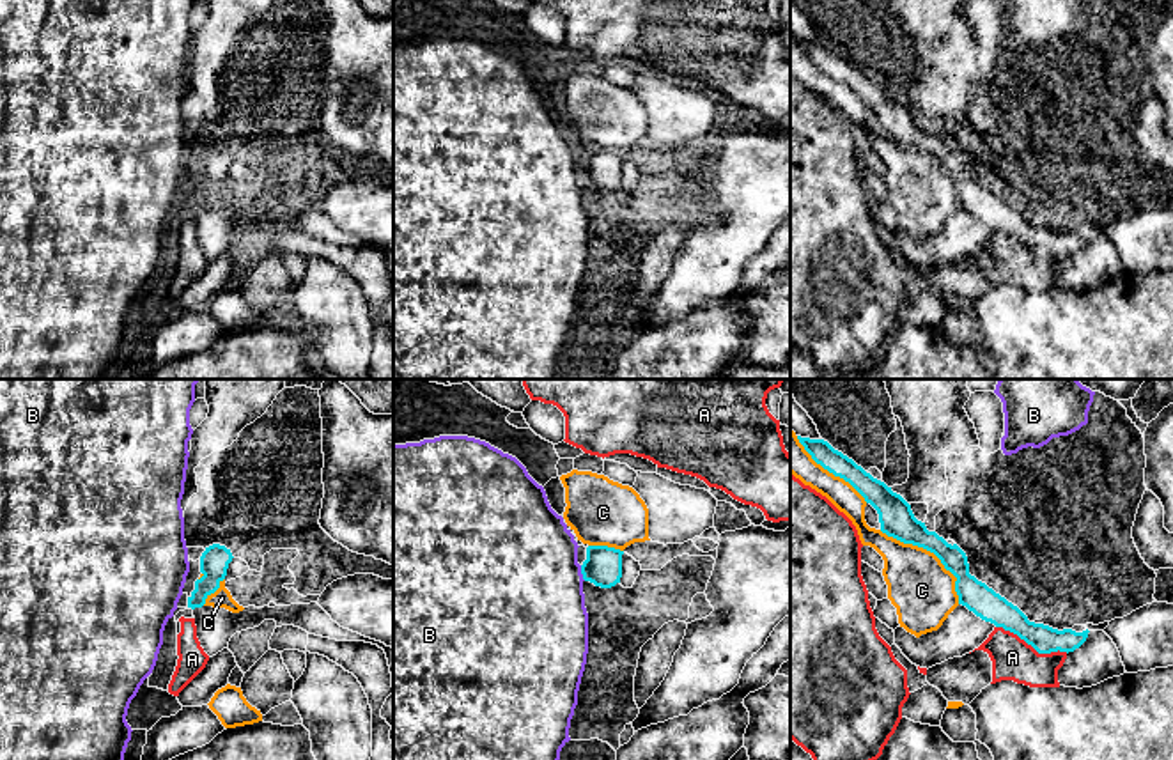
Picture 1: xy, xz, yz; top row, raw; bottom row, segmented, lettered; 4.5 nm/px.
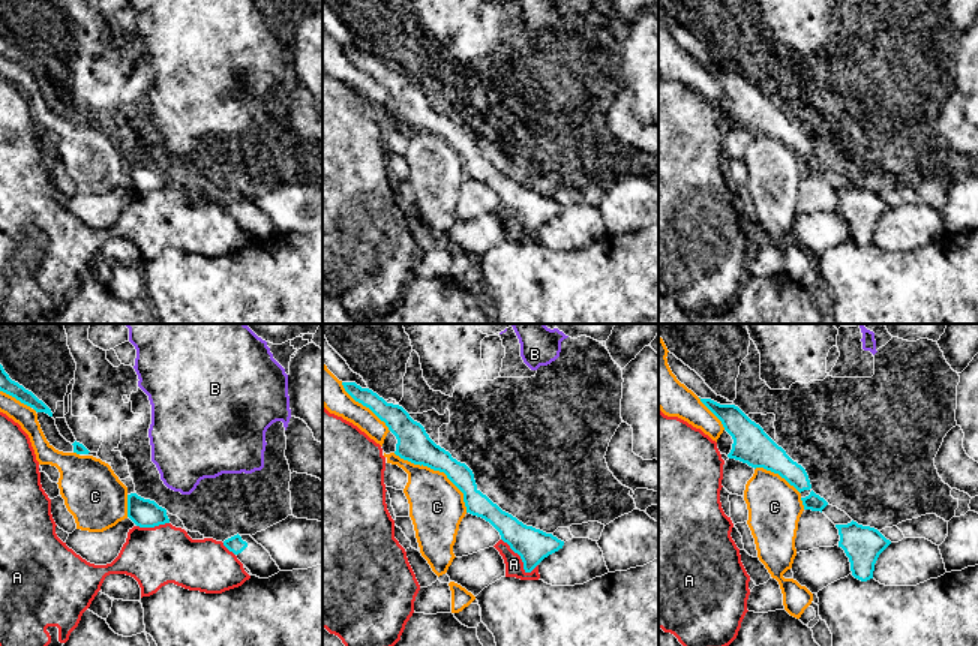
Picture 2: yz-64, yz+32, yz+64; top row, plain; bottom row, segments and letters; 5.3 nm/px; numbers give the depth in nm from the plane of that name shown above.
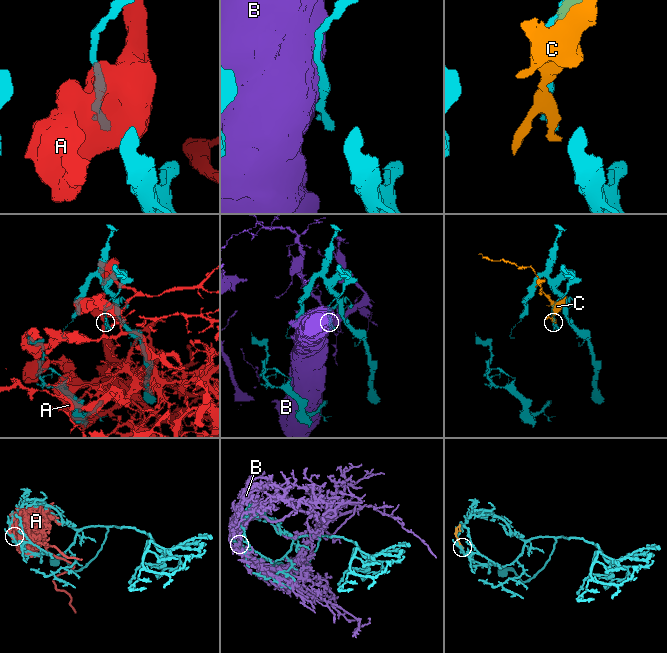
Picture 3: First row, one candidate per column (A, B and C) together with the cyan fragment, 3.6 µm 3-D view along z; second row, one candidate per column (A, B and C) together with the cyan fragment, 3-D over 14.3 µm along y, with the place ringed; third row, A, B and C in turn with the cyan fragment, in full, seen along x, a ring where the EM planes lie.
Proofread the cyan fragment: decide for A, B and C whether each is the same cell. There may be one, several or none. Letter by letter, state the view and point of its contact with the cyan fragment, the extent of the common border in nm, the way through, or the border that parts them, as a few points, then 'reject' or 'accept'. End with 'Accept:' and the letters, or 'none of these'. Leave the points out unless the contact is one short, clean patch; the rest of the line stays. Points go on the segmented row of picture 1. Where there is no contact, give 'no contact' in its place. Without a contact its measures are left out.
A: yz (1032, 645) | 340 nm | reject
B: xz (582, 573) | 80 nm | reject
C: yz (931, 551) | 500 nm | reject
Accept: none of these

